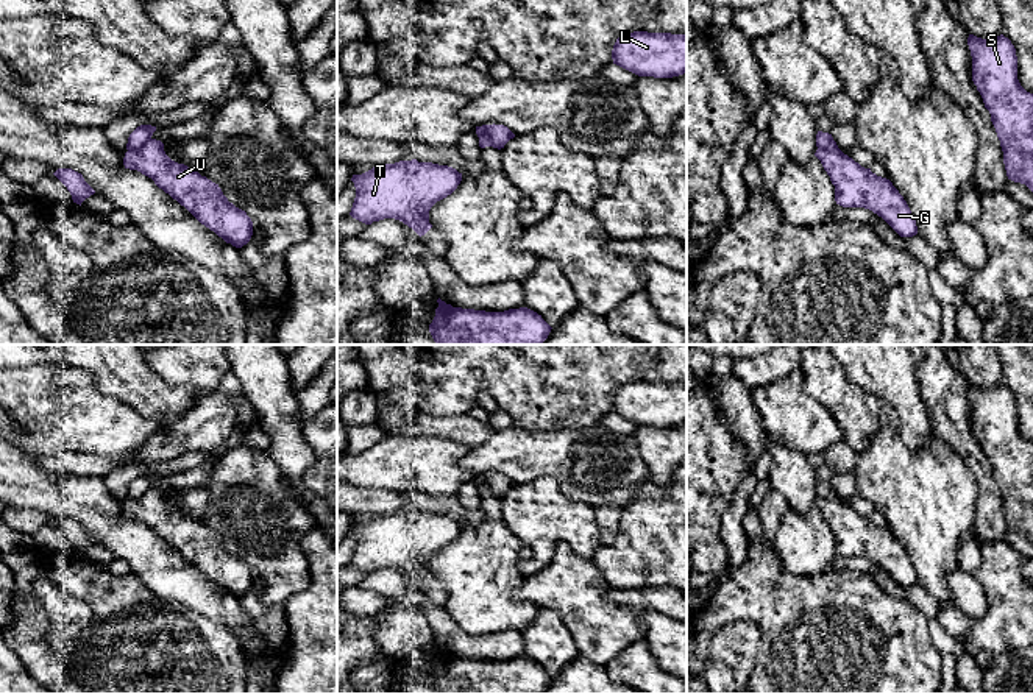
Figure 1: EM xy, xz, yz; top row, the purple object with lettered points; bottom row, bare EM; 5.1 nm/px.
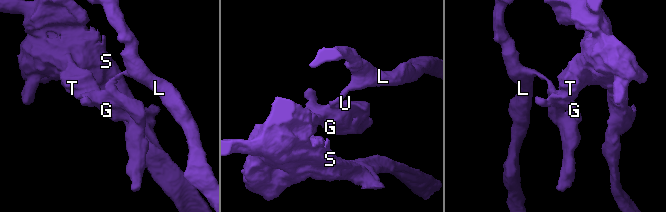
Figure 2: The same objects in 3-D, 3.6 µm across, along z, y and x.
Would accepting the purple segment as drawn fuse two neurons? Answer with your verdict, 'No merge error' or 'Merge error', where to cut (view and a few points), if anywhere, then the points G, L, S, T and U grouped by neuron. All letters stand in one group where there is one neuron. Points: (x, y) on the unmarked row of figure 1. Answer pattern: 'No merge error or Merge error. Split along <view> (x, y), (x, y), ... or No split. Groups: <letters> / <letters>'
Merge error. Split along xy (150, 487), (139, 496), (128, 499). Groups: G S T U / L

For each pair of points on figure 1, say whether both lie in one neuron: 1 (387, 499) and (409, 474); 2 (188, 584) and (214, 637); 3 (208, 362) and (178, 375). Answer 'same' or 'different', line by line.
1: different
2: different
3: same

